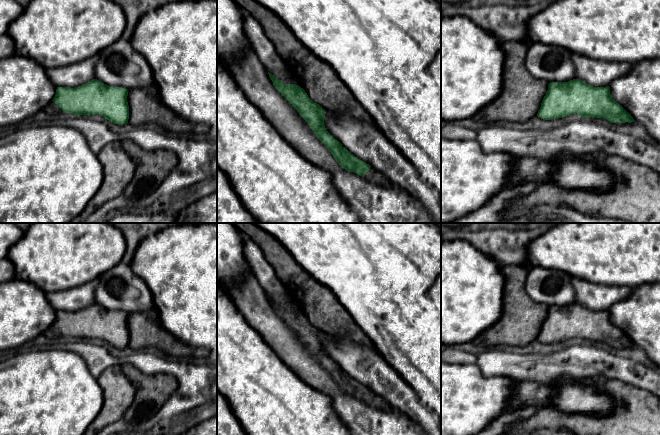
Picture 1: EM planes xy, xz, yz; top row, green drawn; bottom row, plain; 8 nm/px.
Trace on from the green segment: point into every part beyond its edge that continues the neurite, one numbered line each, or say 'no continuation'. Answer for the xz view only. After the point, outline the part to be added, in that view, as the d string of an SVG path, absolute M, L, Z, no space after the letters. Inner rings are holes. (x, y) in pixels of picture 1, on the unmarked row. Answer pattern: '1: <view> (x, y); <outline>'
1: xz (373, 400); M370 391L370 394L365 397L364 402L373 408L377 408L377 409L381 409L385 411L390 411L392 409L395 409L387 401L385 401L381 396L377 395L373 391Z

